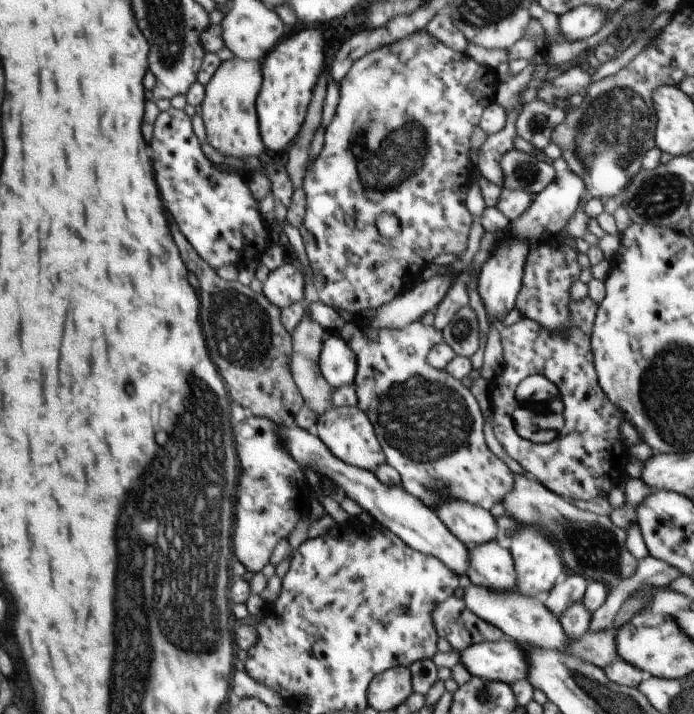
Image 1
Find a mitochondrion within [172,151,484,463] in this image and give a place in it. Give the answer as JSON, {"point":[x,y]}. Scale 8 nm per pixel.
{"point":[243,328]}

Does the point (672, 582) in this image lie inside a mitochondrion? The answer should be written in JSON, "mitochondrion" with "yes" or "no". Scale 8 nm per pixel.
{"mitochondrion":"no"}

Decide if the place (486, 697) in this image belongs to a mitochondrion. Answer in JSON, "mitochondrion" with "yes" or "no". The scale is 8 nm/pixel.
{"mitochondrion":"yes"}

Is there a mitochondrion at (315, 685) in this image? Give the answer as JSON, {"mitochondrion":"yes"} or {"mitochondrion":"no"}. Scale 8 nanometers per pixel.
{"mitochondrion":"no"}

